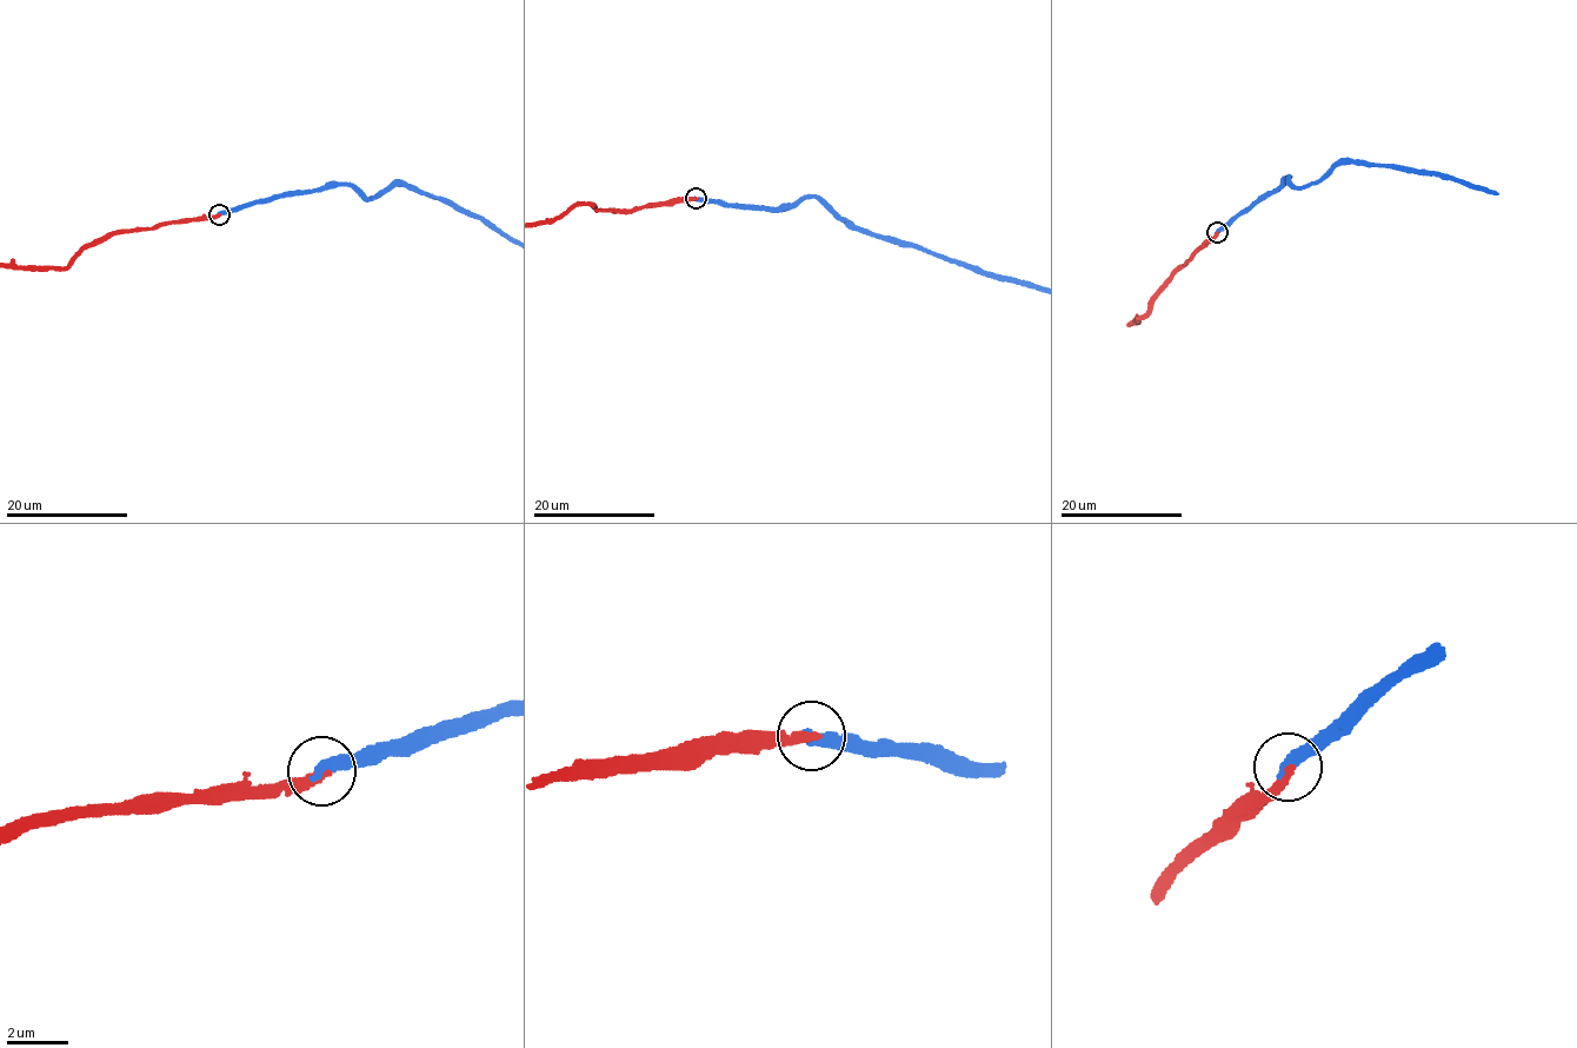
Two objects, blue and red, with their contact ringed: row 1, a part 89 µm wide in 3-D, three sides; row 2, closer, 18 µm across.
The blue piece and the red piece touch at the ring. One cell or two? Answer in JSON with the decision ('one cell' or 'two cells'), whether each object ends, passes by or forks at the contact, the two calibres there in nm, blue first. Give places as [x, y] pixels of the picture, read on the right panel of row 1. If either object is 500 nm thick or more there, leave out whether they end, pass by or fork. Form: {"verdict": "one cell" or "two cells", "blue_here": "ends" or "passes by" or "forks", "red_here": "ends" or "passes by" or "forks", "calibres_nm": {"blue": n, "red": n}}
{"verdict": "two cells", "blue_here": "ends", "red_here": "ends", "calibres_nm": {"blue": 400, "red": 320}}

